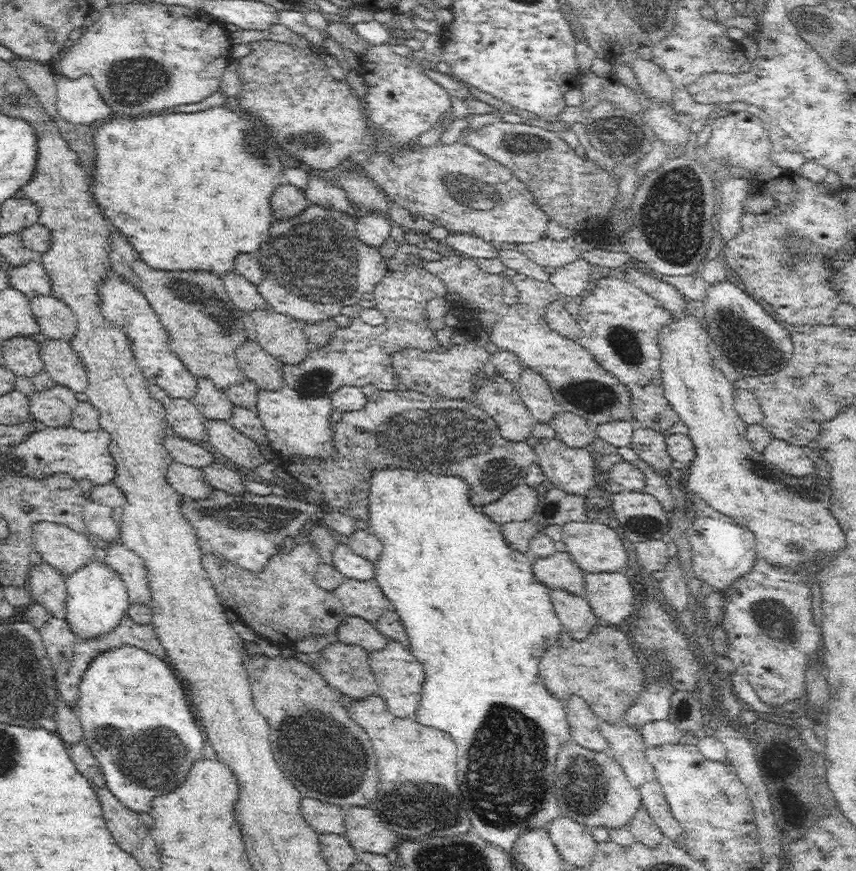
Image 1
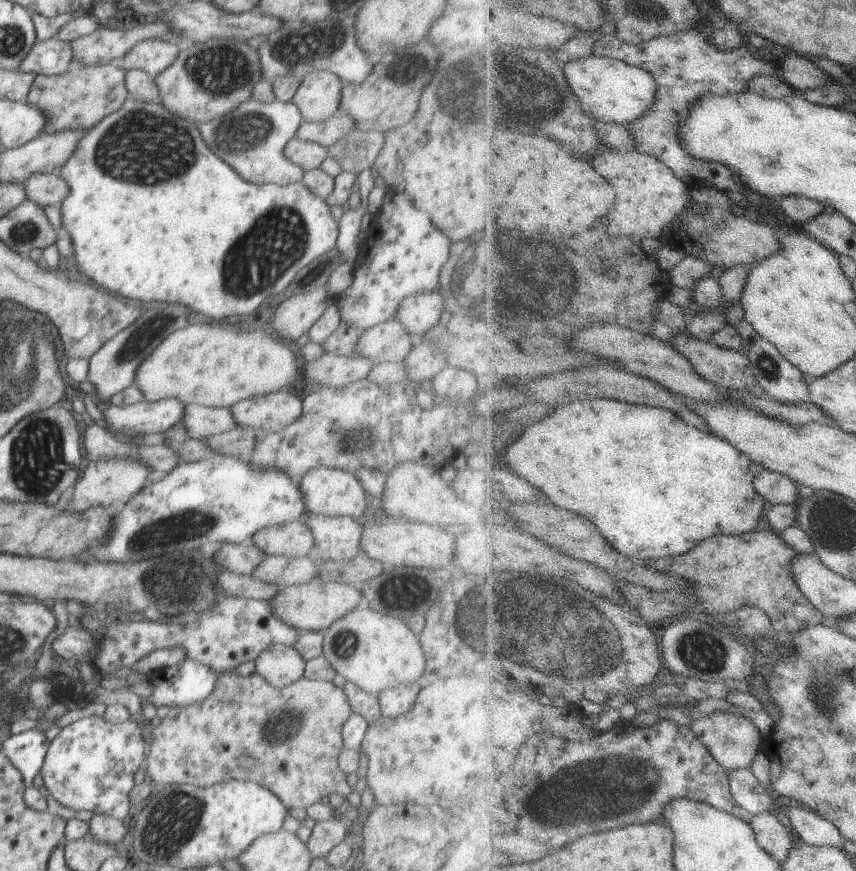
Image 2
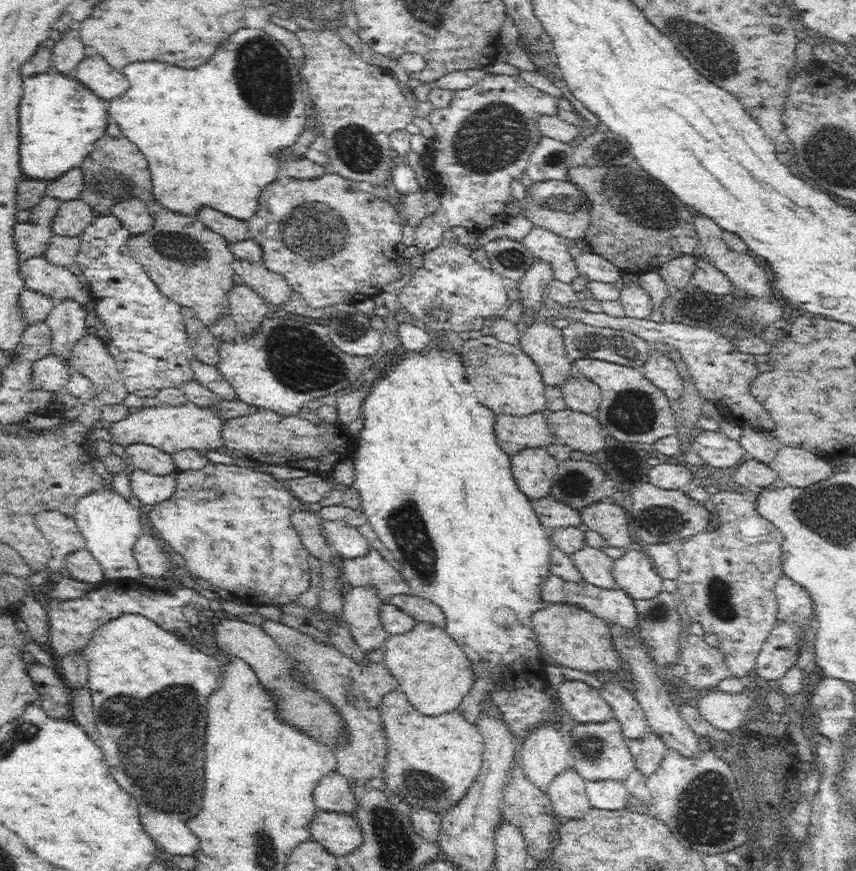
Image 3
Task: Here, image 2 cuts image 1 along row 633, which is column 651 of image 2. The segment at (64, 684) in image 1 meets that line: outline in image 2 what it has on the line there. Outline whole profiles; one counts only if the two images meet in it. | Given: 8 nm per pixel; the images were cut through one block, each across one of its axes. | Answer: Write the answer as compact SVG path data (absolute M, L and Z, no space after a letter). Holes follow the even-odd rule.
M697 29L692 32L680 32L674 36L660 36L652 42L644 42L638 46L623 41L620 50L622 50L620 58L624 58L626 64L644 68L659 80L659 95L656 96L655 106L650 112L646 112L644 116L628 124L628 128L632 130L632 136L636 138L635 151L640 154L651 154L663 160L692 190L712 187L725 192L747 190L742 180L736 176L736 172L730 172L730 166L718 164L718 162L706 162L690 156L682 144L680 128L688 122L696 102L706 94L710 92L720 96L742 94L750 89L748 82L754 76L762 76L762 74L780 76L779 64L763 59L758 60L744 46L735 51L718 50L712 40L708 40Z

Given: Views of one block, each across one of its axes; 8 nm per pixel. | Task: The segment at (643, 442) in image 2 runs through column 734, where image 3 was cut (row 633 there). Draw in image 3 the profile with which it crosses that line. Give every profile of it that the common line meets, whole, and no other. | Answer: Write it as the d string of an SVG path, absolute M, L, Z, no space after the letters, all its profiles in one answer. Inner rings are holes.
M432 348L422 354L403 352L400 361L376 383L376 386L373 386L364 401L365 425L358 436L358 445L353 458L355 481L352 486L360 493L363 502L362 513L367 522L372 526L380 542L392 552L394 560L398 562L400 576L409 587L408 594L432 601L440 607L445 616L442 628L444 634L447 637L450 636L466 654L472 666L474 680L480 680L480 678L494 680L494 688L488 690L478 706L481 710L480 714L489 714L485 718L500 719L500 722L508 727L512 742L523 744L528 736L540 727L556 724L557 699L548 681L547 660L539 649L538 637L530 619L536 611L548 606L543 596L543 584L552 574L554 547L549 540L549 529L540 523L532 510L531 500L516 487L510 468L511 458L498 448L494 440L494 431L492 431L494 412L484 408L477 396L473 394L472 387L465 380L464 369L458 358L459 355L454 353L436 351Z

